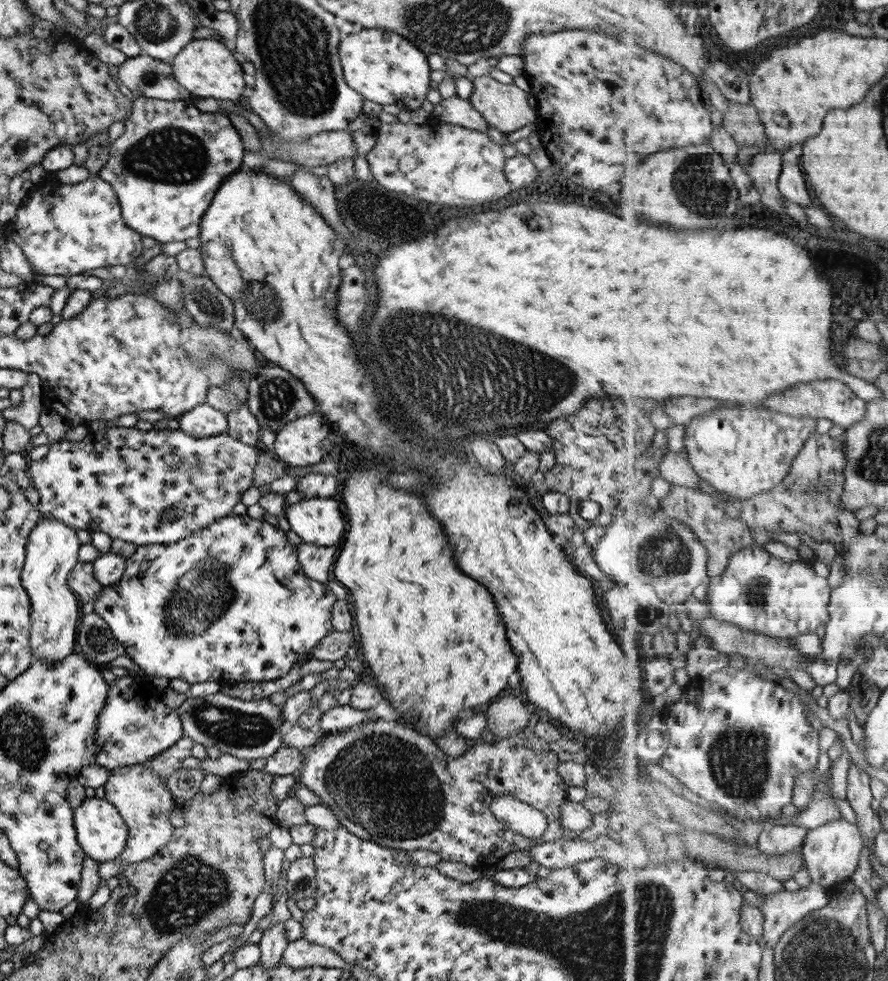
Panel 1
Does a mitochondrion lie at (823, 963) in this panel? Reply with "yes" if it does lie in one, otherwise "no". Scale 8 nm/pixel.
yes

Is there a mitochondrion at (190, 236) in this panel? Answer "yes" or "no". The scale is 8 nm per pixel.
no

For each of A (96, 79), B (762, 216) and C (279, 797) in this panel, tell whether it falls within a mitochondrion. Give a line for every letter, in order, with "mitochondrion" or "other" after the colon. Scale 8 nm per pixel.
A: other
B: other
C: other

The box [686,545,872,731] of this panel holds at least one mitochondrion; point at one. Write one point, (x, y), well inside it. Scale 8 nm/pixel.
(754, 592)

